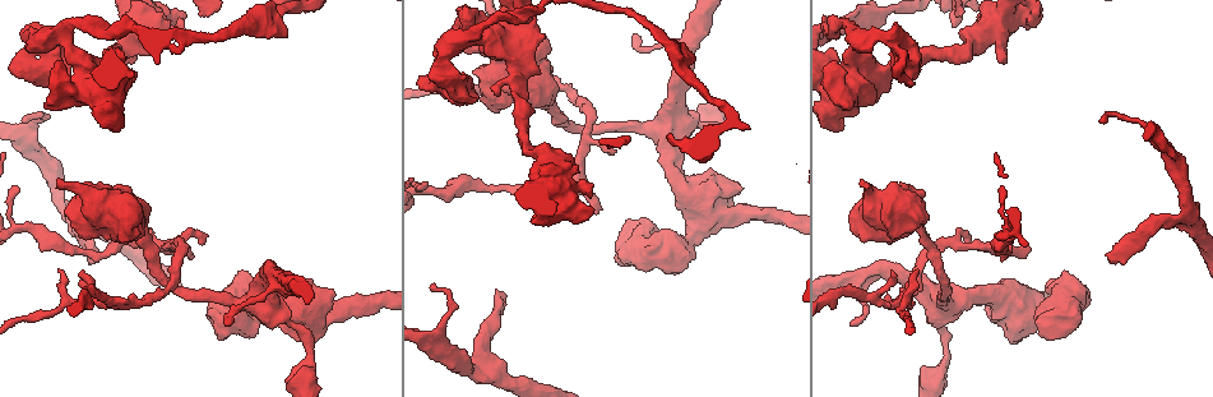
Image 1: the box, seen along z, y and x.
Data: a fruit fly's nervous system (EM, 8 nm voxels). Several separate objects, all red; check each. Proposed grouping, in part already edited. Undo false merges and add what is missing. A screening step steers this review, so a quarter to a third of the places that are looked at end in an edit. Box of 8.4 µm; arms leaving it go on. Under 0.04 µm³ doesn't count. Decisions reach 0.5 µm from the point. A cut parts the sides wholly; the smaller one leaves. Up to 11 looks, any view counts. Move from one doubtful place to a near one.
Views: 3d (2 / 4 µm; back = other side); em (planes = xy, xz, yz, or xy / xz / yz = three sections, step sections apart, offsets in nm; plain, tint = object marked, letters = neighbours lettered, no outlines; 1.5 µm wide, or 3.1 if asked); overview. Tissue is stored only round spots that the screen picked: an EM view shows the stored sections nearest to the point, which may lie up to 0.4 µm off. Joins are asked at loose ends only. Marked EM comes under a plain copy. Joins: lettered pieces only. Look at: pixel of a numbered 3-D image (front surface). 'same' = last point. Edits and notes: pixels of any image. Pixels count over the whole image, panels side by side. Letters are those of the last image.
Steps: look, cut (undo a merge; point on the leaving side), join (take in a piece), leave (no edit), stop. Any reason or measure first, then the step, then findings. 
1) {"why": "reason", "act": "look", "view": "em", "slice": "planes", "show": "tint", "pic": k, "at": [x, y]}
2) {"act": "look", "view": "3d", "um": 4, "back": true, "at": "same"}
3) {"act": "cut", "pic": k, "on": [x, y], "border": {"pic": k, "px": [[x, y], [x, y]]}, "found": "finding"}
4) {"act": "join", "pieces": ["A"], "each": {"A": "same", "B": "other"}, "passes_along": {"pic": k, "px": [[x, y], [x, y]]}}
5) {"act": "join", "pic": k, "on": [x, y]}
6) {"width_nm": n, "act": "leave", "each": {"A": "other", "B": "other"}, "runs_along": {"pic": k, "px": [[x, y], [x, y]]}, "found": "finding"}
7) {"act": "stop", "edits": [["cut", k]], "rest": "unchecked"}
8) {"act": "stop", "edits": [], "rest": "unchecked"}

{"why": "branch stops here", "act": "look", "view": "3d", "um": 4, "pic": 1, "at": [87, 258]}

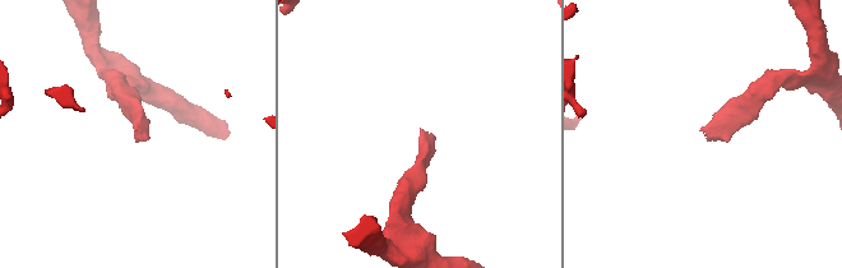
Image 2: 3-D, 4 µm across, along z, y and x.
{"why": "need the tissue", "act": "look", "view": "em", "slice": "xz", "step": 8, "show": "tint", "pic": 2, "at": [423, 135]}

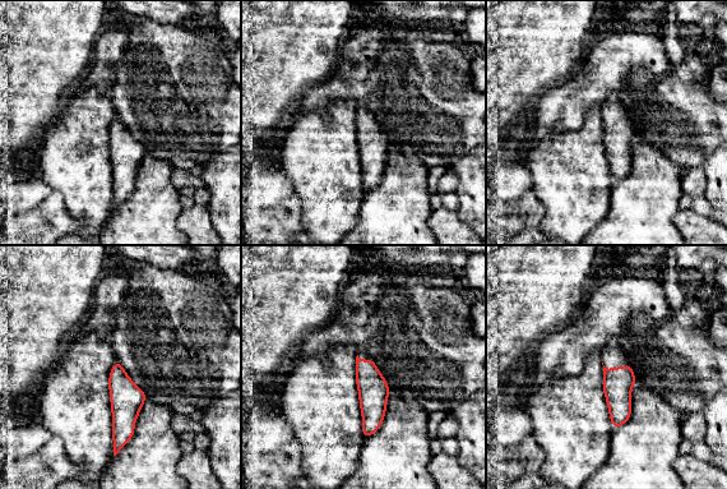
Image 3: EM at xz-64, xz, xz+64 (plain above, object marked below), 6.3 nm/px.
{"act": "look", "view": "em", "slice": "planes", "show": "letters", "at": "same"}

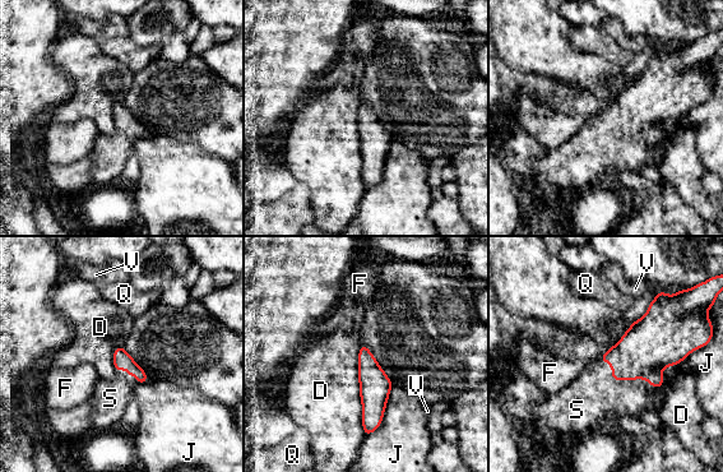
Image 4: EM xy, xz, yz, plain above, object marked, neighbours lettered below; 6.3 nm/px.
{"act": "join", "pieces": ["S"], "each": {"D": "other", "F": "other", "J": "other", "Q": "other", "S": "same", "V": "other"}, "passes_along": {"pic": 4, "px": [[645, 348], [622, 379], [594, 396]]}, "found": "the cell continues"}

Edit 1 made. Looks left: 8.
{"why": "redraw", "act": "look", "view": "overview"}

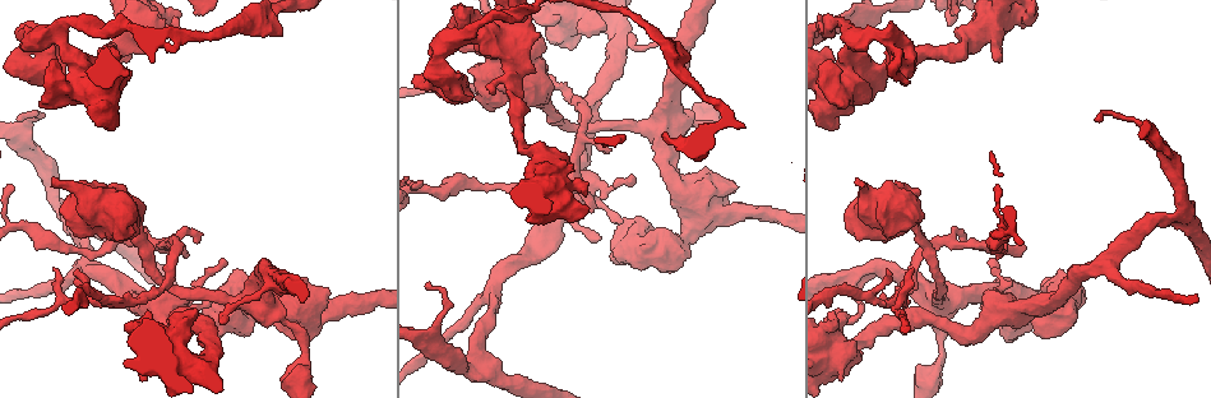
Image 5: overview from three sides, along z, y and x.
{"why": "tapers out", "act": "look", "view": "em", "slice": "planes", "show": "letters", "pic": 5, "at": [636, 180]}

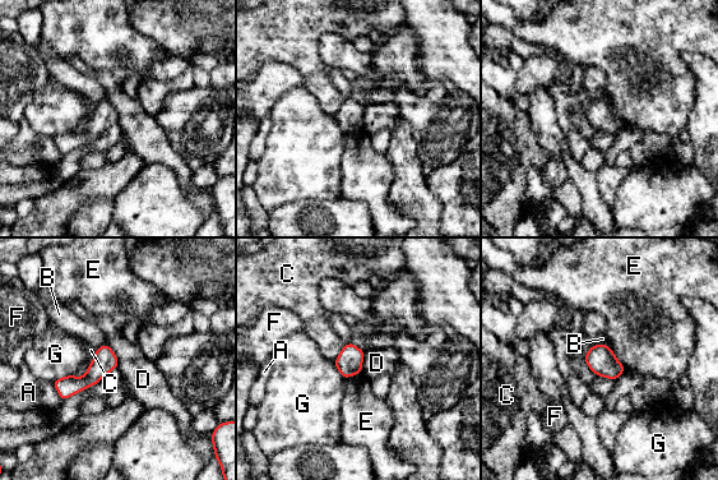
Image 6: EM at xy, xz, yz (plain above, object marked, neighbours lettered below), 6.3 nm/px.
{"longest_contact_nm": ["C", 240], "act": "leave", "each": {"A": "other", "B": "other", "C": "other", "D": "other", "E": "other", "F": "other", "G": "other"}, "border": {"pic": 6, "px": [[106, 344], [116, 356], [117, 367]]}, "found": "no lettered piece goes on from it"}

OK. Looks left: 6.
{"act": "look", "view": "em", "slice": "planes", "show": "letters", "pic": 5, "at": [59, 36]}

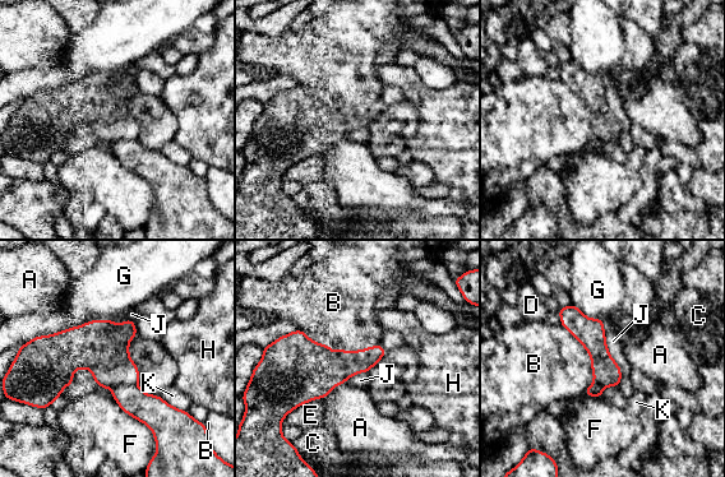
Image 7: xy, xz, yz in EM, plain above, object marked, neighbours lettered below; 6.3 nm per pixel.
{"longest_contact_nm": ["G", 550], "act": "cut", "pic": 7, "on": [105, 351], "each": {"A": "other", "B": "other", "C": "other", "D": "other", "E": "other", "F": "other", "G": "other", "H": "other", "J": "other", "K": "other"}, "found": "a second cell is stuck on"}

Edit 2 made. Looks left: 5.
{"why": "branch stops here", "act": "look", "view": "3d", "um": 2, "pic": 5, "at": [858, 181]}

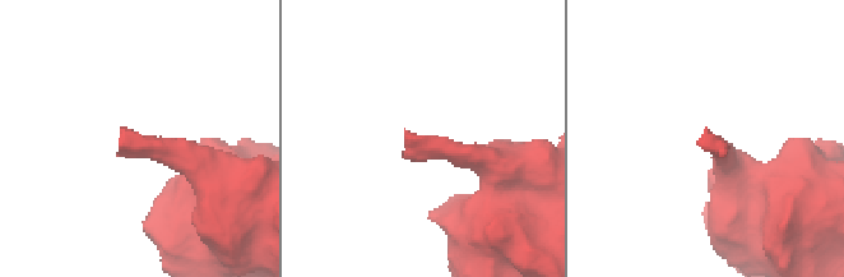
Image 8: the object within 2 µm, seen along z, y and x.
{"act": "look", "view": "em", "slice": "planes", "show": "letters", "pic": 8, "at": [705, 131]}

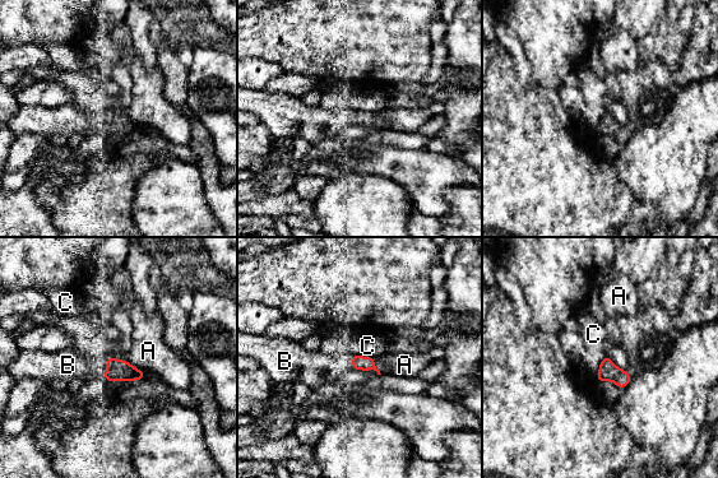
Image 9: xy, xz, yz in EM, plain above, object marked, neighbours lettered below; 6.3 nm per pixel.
{"act": "join", "pieces": ["B"], "each": {"A": "other", "B": "same", "C": "other"}, "found": "the cell continues"}

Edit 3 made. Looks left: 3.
{"act": "stop", "edits": [["join", 4], ["cut", 7], ["join", 9]], "rest": "unchecked"}

